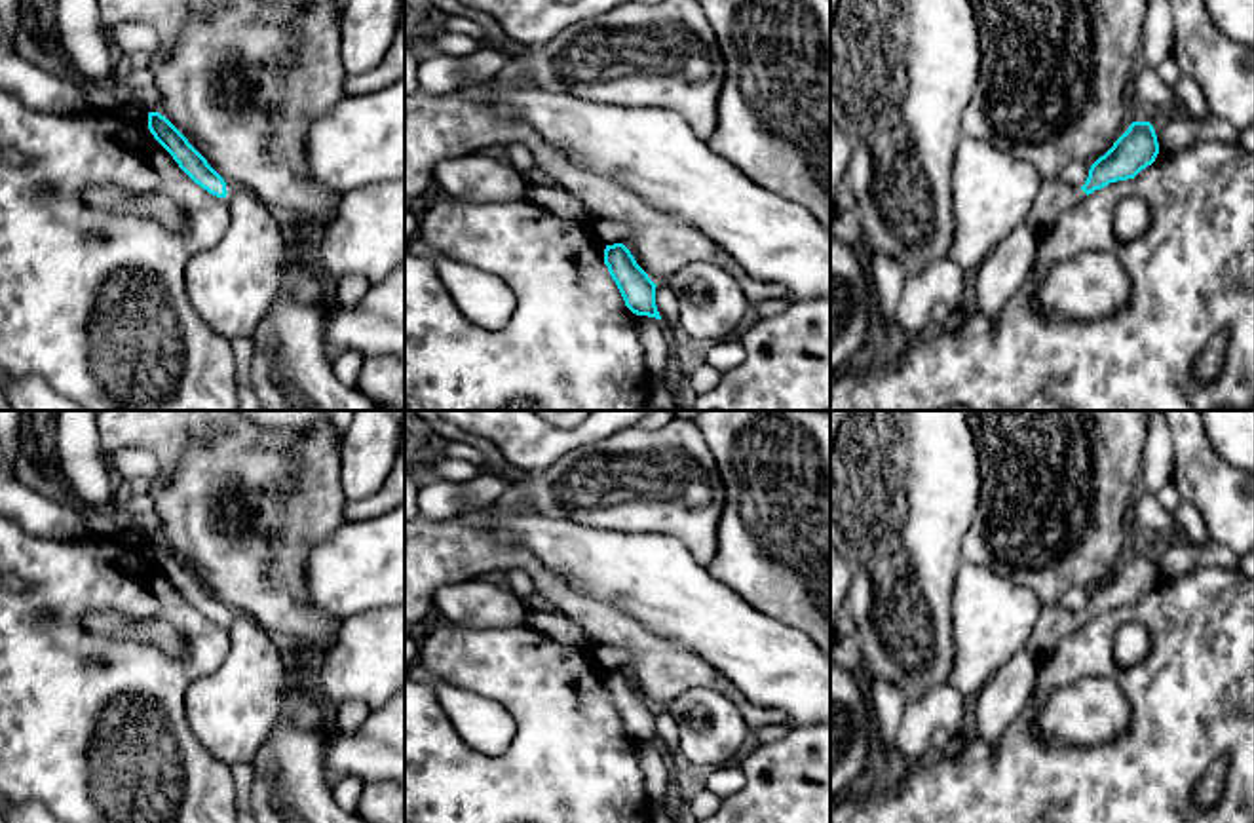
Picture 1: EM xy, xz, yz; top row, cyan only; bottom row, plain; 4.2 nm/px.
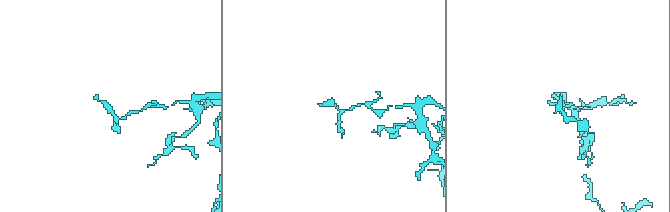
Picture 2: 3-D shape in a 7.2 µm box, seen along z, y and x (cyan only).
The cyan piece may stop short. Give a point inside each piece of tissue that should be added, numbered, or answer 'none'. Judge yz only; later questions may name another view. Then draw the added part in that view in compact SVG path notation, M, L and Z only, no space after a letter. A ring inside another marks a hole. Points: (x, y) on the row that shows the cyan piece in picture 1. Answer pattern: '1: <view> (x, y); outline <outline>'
none

